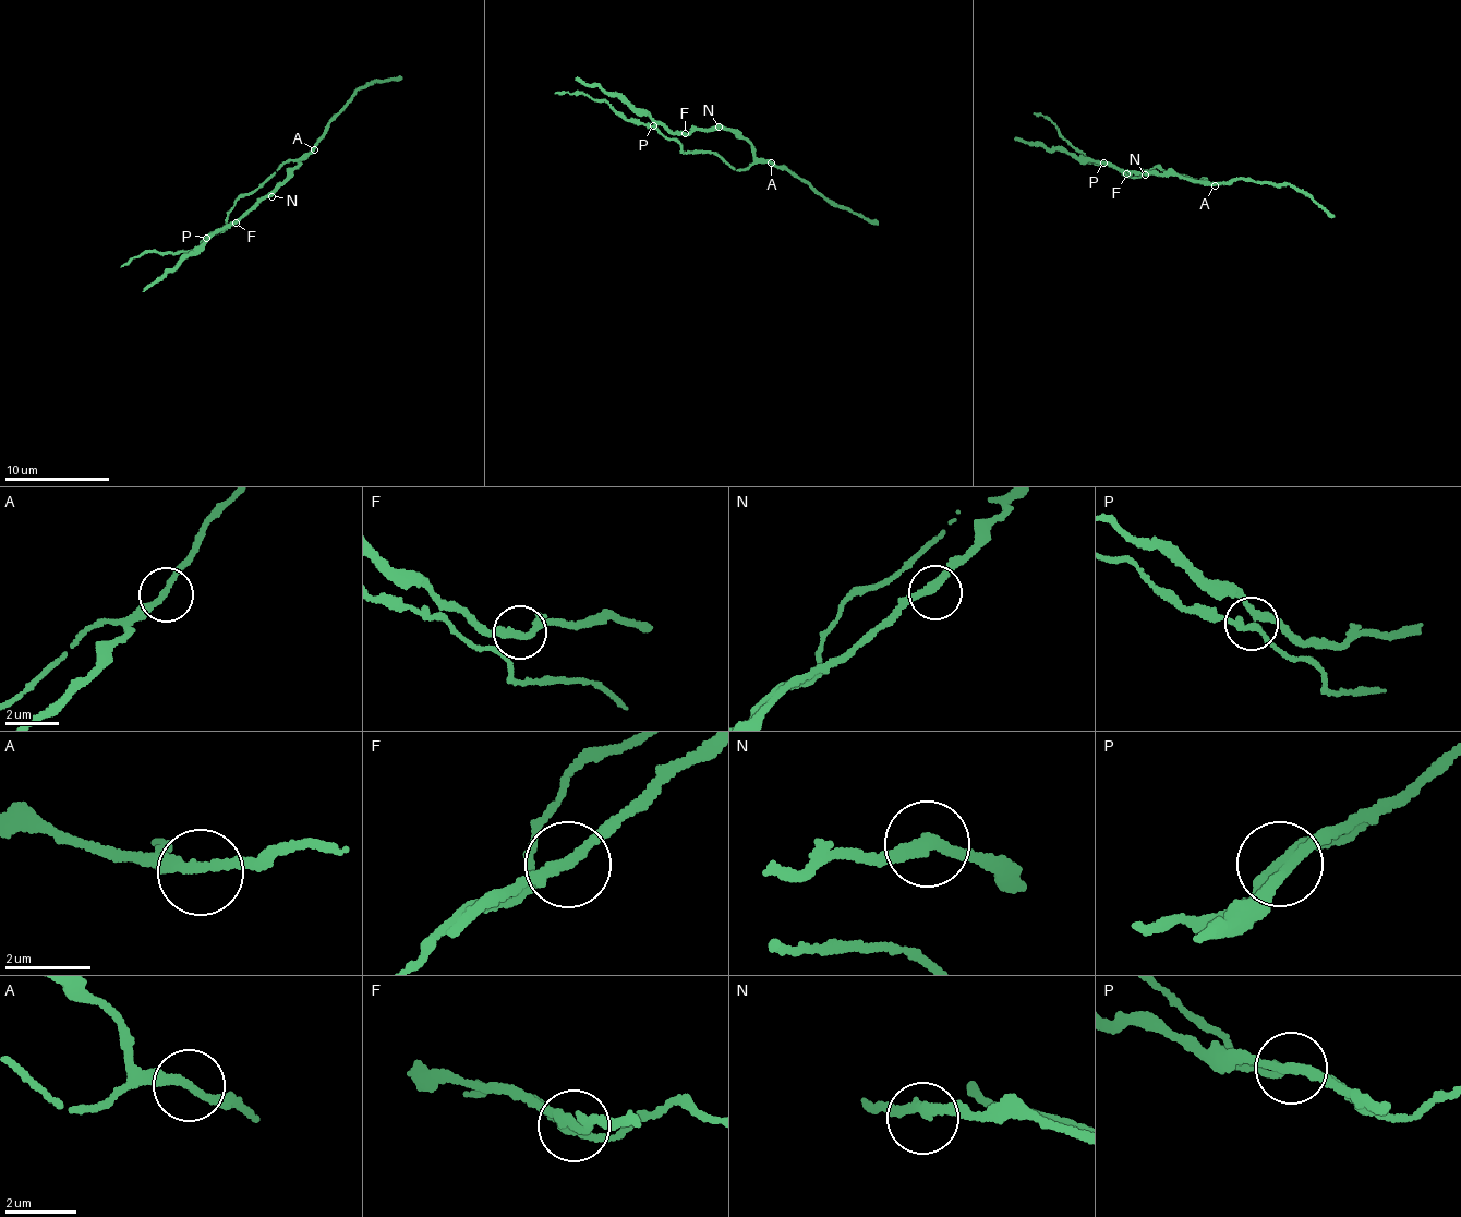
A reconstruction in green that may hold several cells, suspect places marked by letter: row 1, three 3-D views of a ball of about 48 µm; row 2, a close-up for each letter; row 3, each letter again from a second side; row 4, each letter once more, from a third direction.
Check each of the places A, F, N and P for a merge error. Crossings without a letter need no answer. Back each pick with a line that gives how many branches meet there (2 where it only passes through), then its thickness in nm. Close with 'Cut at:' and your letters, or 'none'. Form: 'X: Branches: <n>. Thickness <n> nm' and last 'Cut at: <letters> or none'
Cut at: none

